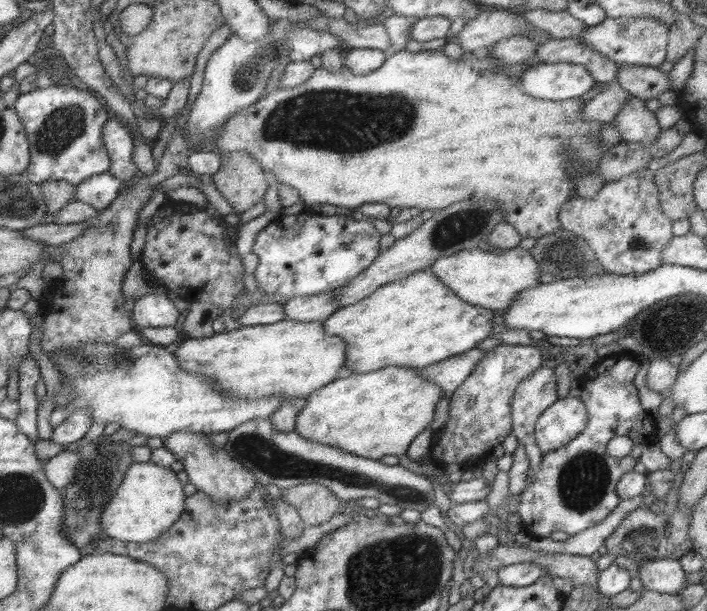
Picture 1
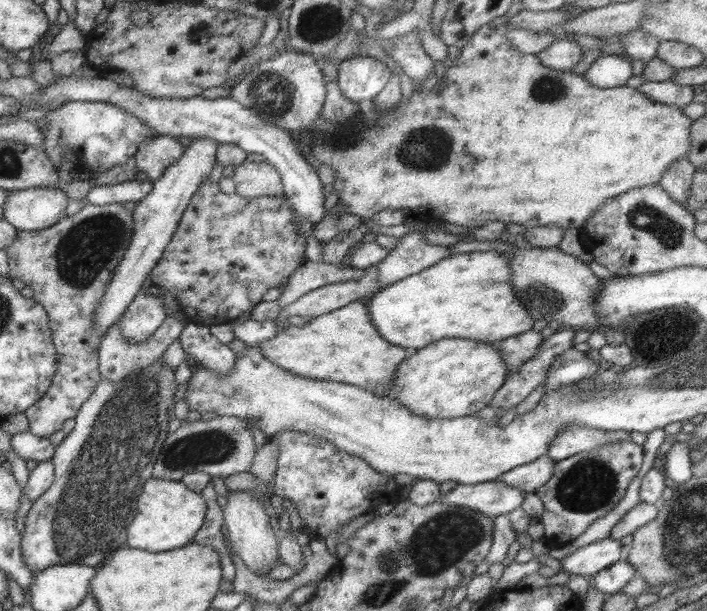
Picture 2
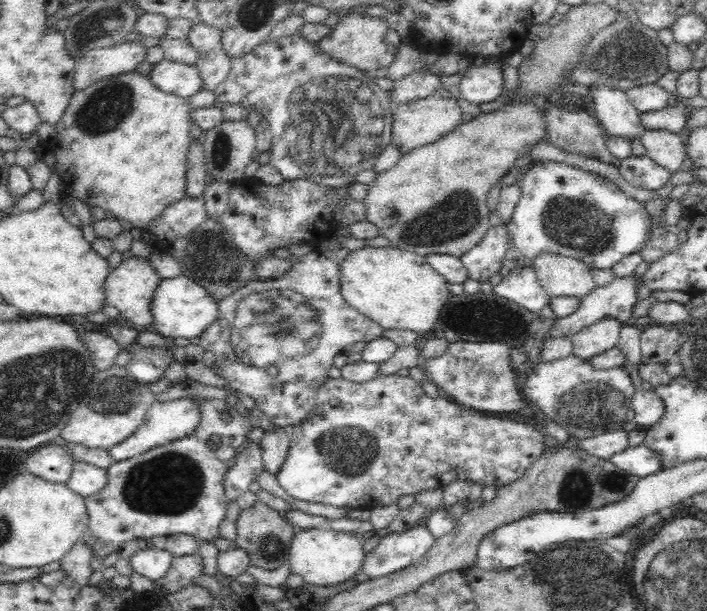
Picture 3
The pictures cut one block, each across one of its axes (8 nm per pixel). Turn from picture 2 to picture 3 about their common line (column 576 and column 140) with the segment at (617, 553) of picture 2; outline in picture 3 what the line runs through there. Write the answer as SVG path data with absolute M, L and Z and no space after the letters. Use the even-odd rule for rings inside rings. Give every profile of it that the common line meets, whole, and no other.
M147 547L145 550L137 551L130 558L130 566L133 572L156 581L169 572L173 558L165 549Z

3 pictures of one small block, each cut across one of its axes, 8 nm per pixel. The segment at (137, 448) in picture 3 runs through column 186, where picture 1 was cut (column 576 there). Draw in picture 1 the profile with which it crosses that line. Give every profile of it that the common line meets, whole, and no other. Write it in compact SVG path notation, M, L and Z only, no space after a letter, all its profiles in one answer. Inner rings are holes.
M567 395L548 406L534 424L534 439L542 453L562 447L576 437L587 422L585 406Z

